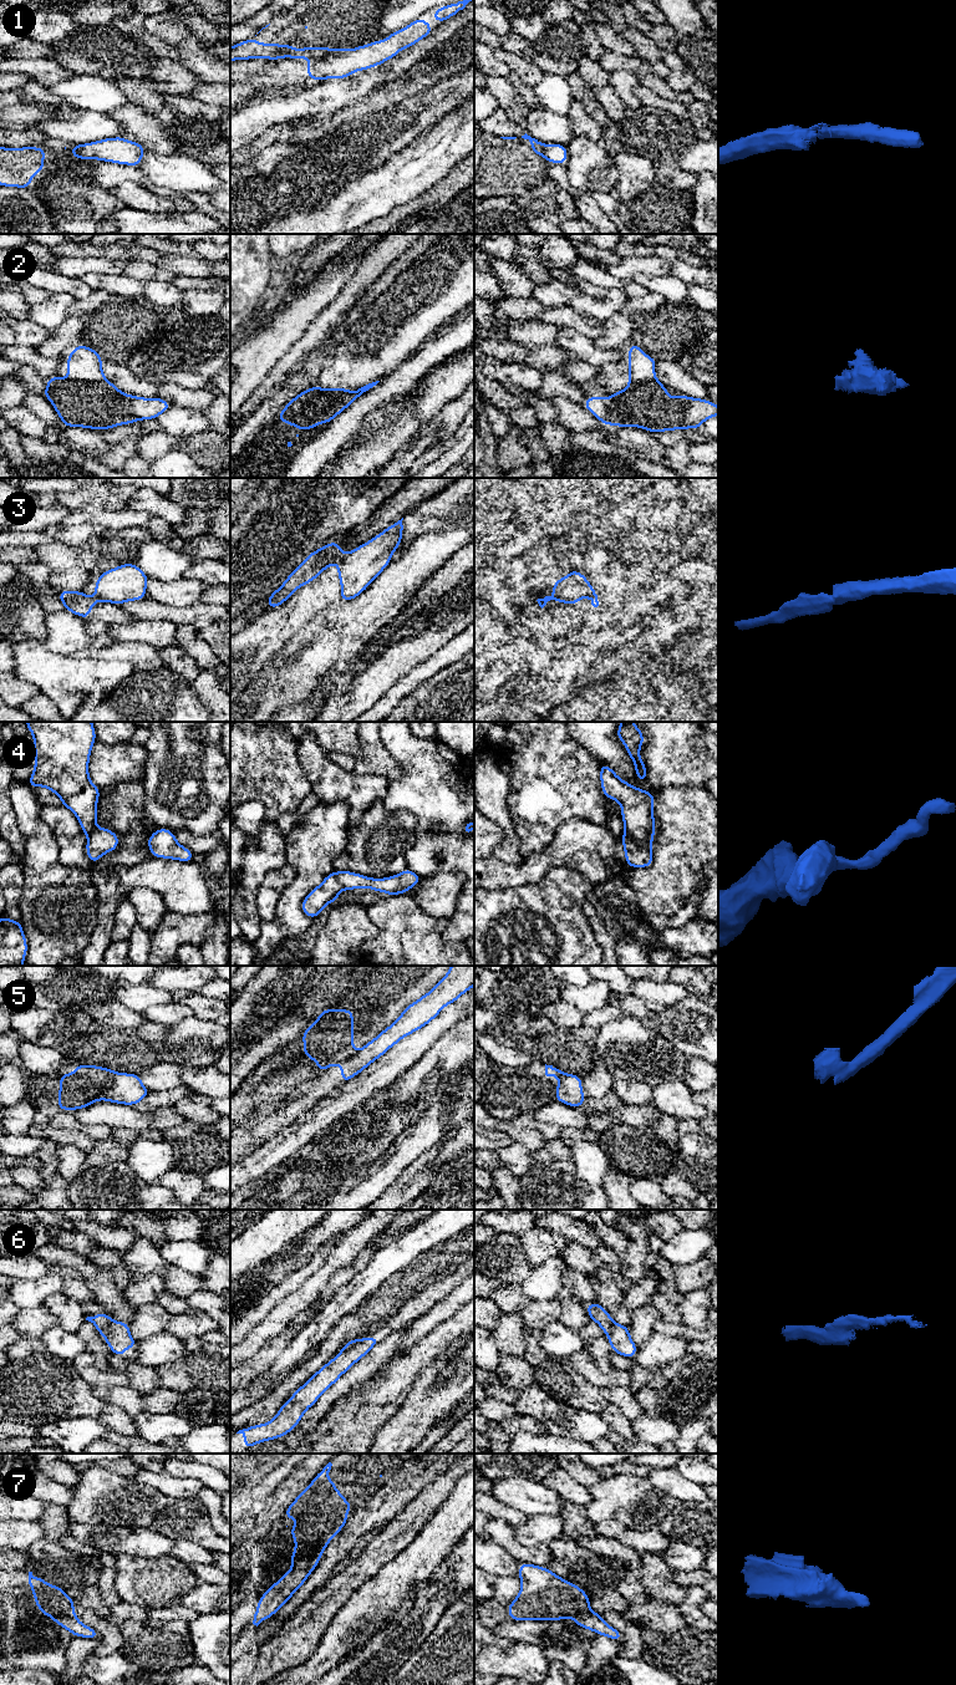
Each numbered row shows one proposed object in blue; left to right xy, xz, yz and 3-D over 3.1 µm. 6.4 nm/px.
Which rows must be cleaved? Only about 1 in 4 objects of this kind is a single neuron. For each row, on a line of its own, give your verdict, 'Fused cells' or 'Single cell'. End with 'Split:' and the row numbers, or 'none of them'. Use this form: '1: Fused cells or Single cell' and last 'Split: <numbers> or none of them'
1: Fused cells
2: Fused cells
3: Fused cells
4: Fused cells
5: Fused cells
6: Fused cells
7: Fused cells
Split: 1, 2, 3, 4, 5, 6, 7

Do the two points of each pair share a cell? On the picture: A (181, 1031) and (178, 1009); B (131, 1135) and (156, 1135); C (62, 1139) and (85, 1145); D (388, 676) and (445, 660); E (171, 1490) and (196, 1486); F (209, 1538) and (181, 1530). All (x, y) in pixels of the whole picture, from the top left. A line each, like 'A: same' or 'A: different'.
A: different
B: same
C: same
D: different
E: same
F: same

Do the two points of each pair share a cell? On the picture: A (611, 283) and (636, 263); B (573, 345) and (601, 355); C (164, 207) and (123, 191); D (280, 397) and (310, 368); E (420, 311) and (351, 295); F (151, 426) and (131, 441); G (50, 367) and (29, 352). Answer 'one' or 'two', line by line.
A: two
B: one
C: one
D: one
E: two
F: one
G: one

